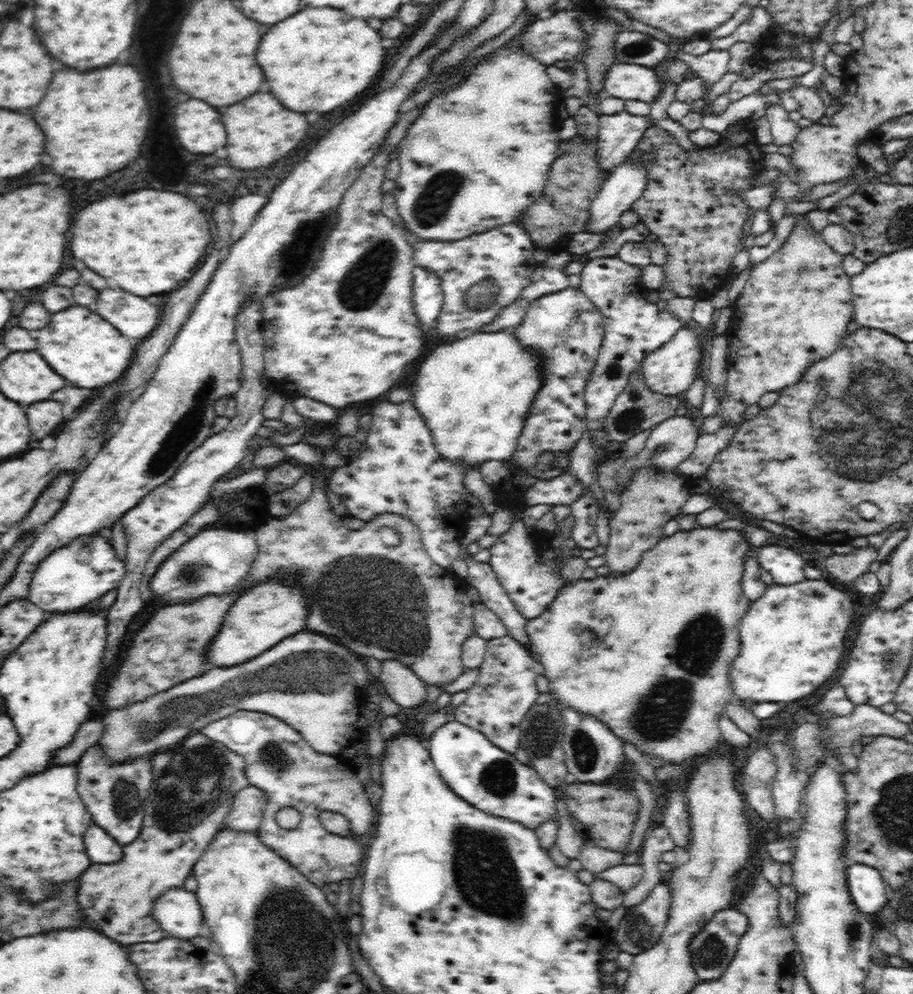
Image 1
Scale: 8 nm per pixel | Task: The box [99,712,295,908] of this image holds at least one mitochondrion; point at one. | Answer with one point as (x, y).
(206, 761)

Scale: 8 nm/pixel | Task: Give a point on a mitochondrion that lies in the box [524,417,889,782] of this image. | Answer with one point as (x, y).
(659, 714)

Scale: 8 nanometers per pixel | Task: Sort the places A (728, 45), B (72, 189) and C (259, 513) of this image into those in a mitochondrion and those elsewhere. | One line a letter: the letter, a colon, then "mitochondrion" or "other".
A: other
B: other
C: other

